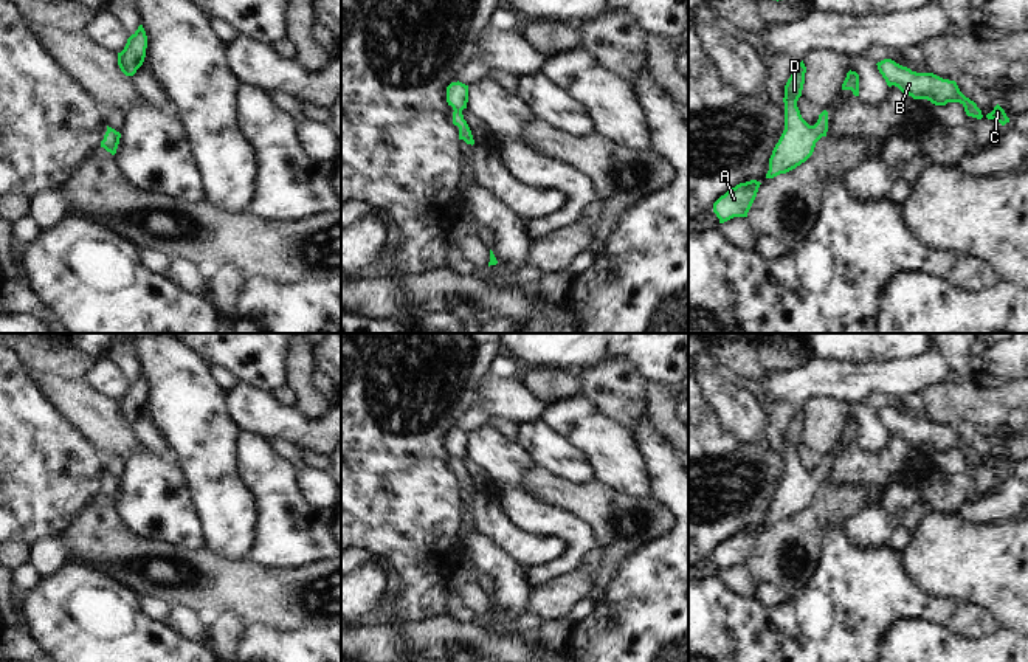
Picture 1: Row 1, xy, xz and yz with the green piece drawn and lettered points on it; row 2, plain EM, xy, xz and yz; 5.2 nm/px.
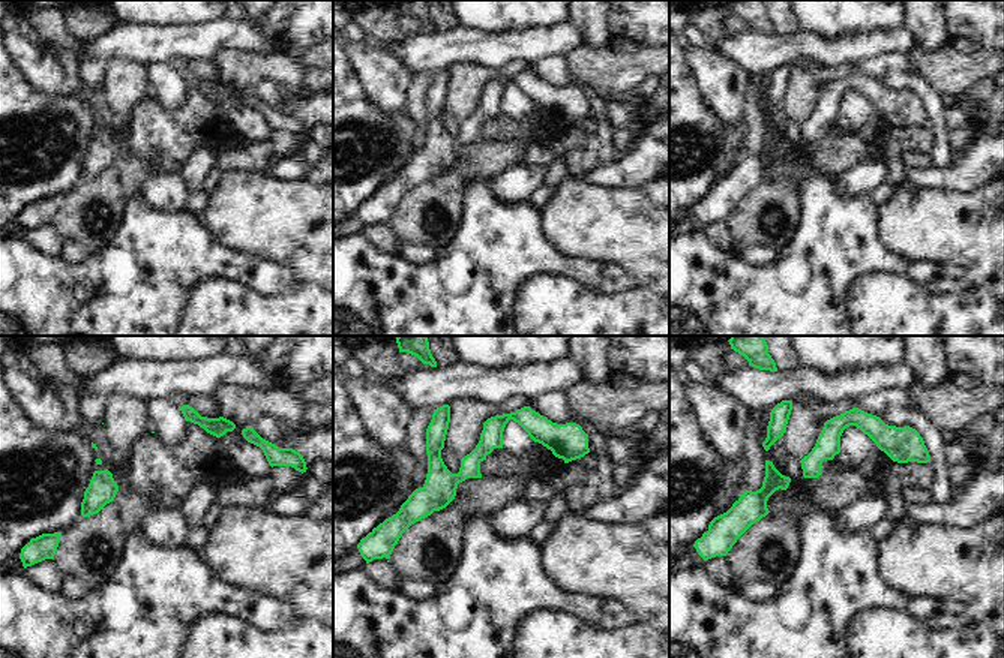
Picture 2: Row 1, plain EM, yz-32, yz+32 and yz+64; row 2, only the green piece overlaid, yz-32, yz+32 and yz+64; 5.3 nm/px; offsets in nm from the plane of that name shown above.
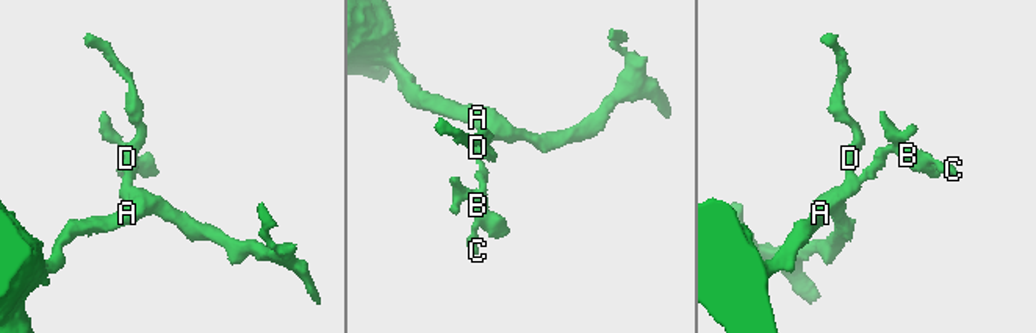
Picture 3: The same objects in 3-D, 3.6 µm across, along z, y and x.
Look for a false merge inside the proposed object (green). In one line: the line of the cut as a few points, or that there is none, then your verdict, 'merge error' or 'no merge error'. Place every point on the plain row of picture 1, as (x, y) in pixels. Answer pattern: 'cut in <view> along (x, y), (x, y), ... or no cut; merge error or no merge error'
no cut; no merge error

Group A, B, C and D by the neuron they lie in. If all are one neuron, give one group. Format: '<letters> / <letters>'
A B C D

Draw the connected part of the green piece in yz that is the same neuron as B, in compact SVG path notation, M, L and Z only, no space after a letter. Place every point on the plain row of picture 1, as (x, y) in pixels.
M884 406L876 412L888 434L895 433L913 447L927 447L935 453L960 450L968 464L983 465L981 457L960 439L955 428L943 426L933 420L912 419L892 406Z

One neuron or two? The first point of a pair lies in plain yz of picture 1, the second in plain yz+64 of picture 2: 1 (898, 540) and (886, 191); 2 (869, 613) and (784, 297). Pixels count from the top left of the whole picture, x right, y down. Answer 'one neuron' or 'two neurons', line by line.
1: one neuron
2: one neuron

